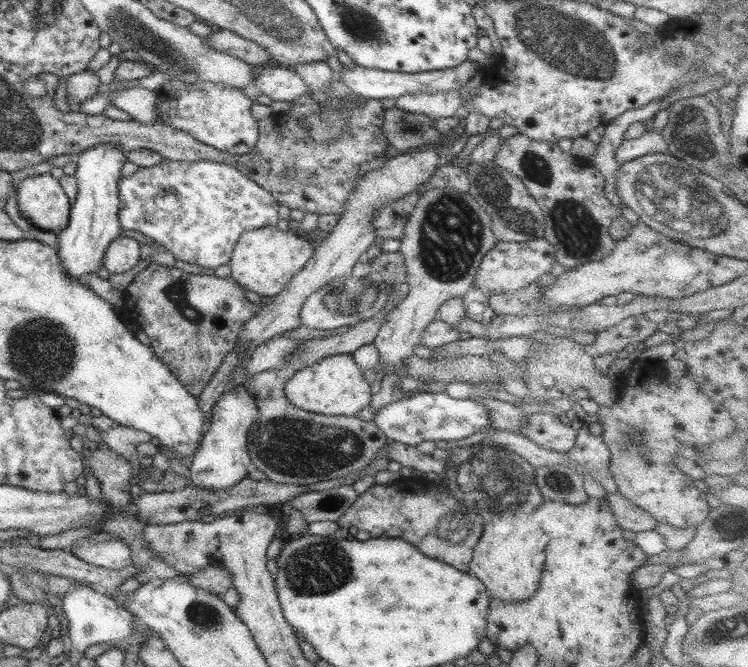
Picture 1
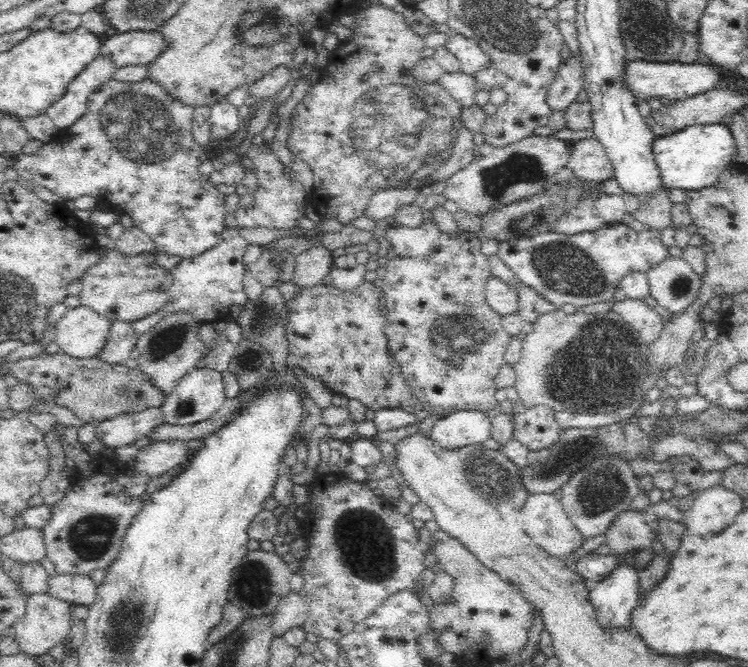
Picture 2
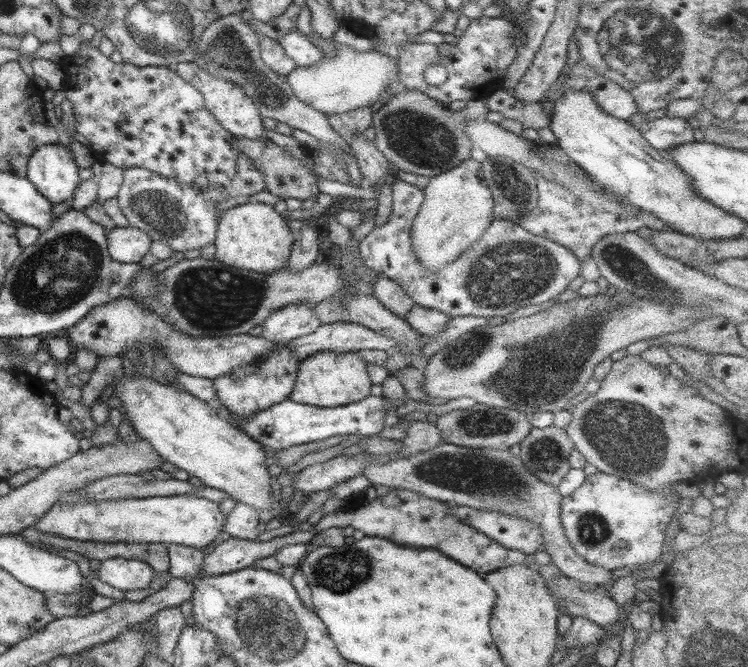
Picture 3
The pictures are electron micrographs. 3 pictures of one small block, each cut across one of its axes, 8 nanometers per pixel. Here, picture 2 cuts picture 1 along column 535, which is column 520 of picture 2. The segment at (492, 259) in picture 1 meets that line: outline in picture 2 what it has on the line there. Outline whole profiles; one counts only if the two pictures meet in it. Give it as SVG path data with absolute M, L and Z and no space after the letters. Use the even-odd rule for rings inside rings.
M607 222L594 232L579 232L575 235L548 231L536 234L532 238L506 240L499 242L496 253L518 277L519 282L533 288L544 300L554 304L556 310L562 304L573 304L576 307L596 304L612 300L619 282L626 272L638 270L646 272L653 266L660 264L669 254L666 245L660 238L660 231L656 229L636 233L630 225L621 222Z

